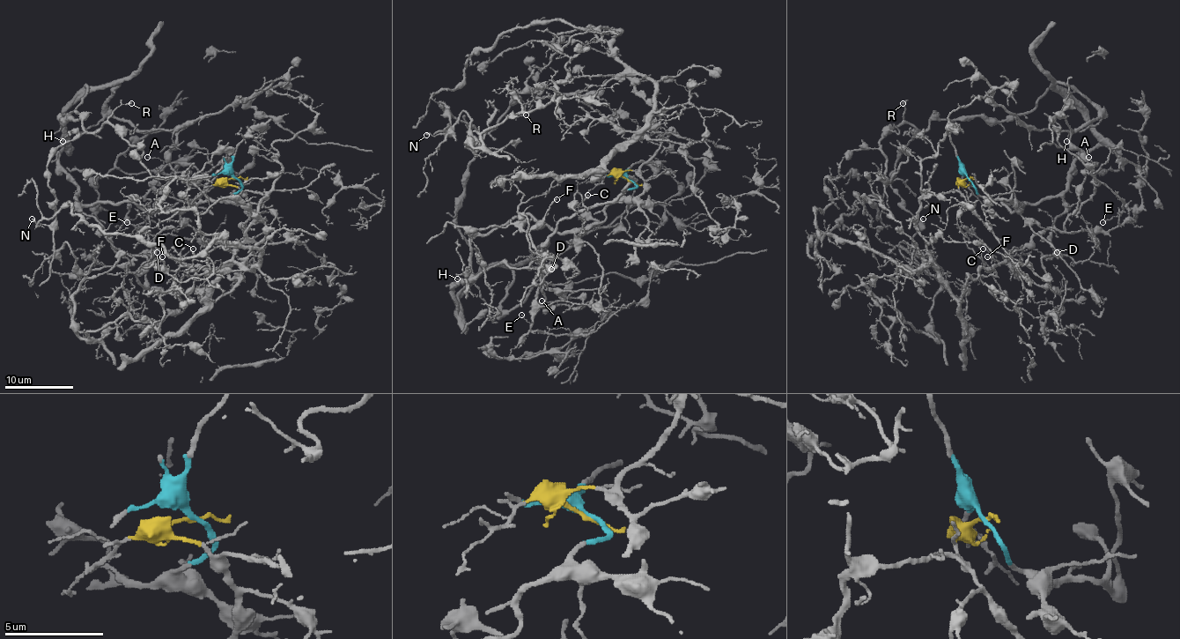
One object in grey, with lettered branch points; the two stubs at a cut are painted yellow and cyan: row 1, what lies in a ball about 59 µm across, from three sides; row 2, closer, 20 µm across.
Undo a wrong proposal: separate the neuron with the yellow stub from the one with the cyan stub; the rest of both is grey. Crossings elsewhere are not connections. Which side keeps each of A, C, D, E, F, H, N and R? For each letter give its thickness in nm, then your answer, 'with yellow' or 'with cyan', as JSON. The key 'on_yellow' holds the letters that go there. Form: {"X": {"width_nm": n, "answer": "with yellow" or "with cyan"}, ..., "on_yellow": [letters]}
{"A": {"width_nm": 100, "answer": "with yellow"}, "C": {"width_nm": 100, "answer": "with yellow"}, "D": {"width_nm": 700, "answer": "with cyan"}, "E": {"width_nm": 90, "answer": "with yellow"}, "F": {"width_nm": 160, "answer": "with cyan"}, "H": {"width_nm": 120, "answer": "with cyan"}, "N": {"width_nm": 200, "answer": "with cyan"}, "R": {"width_nm": 160, "answer": "with cyan"}, "on_yellow": ["A", "C", "E"]}

